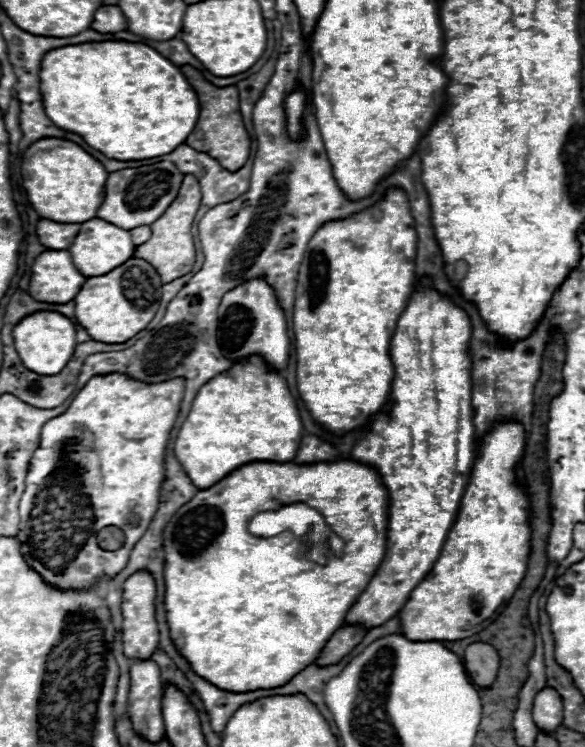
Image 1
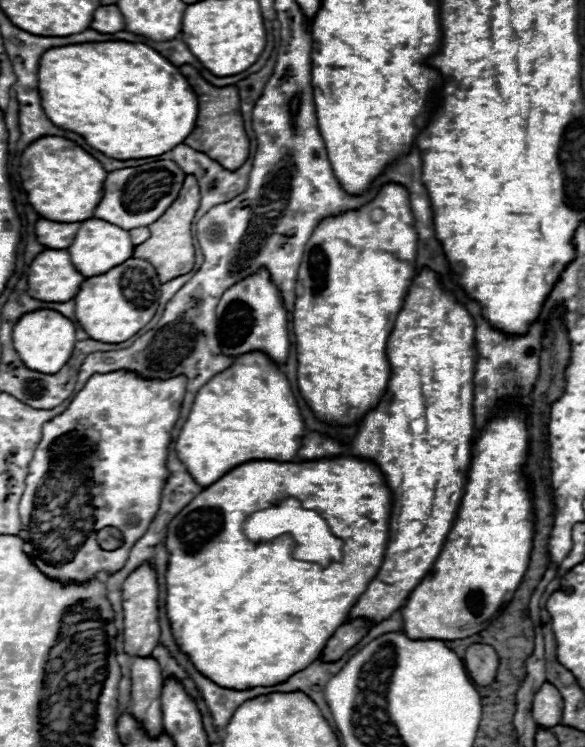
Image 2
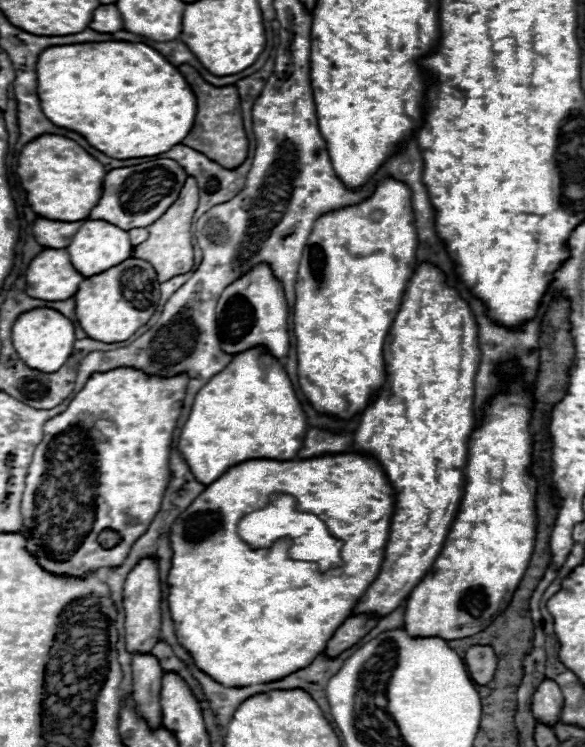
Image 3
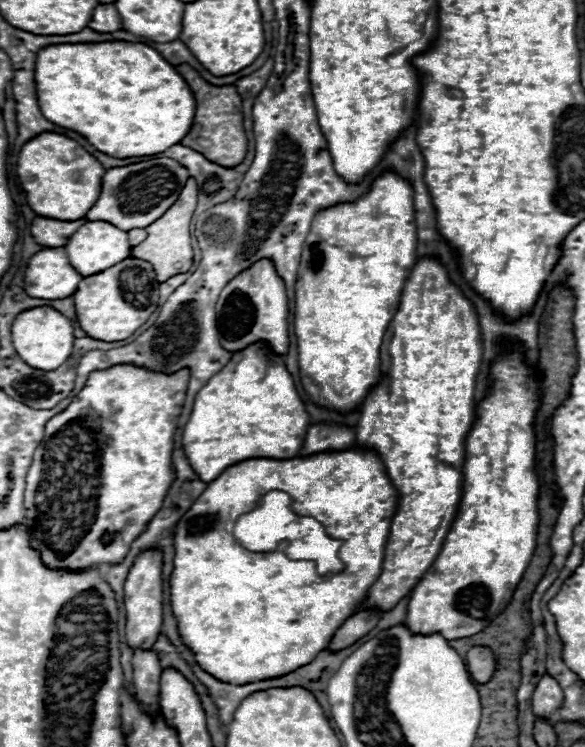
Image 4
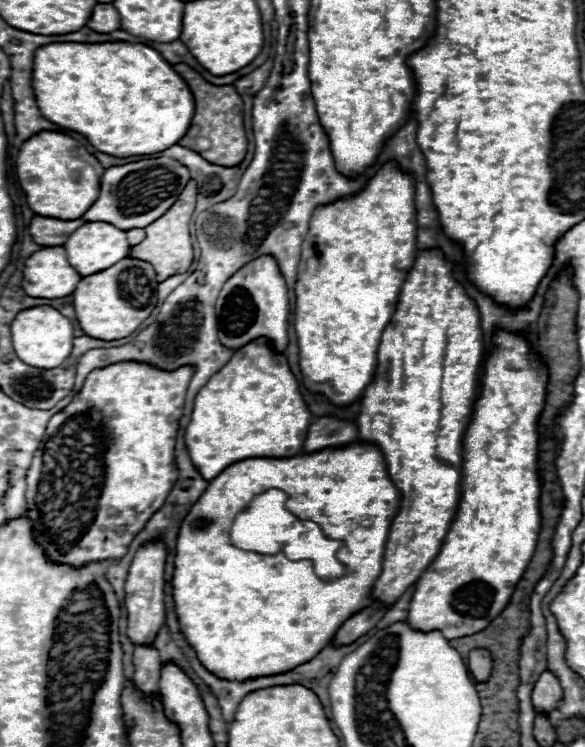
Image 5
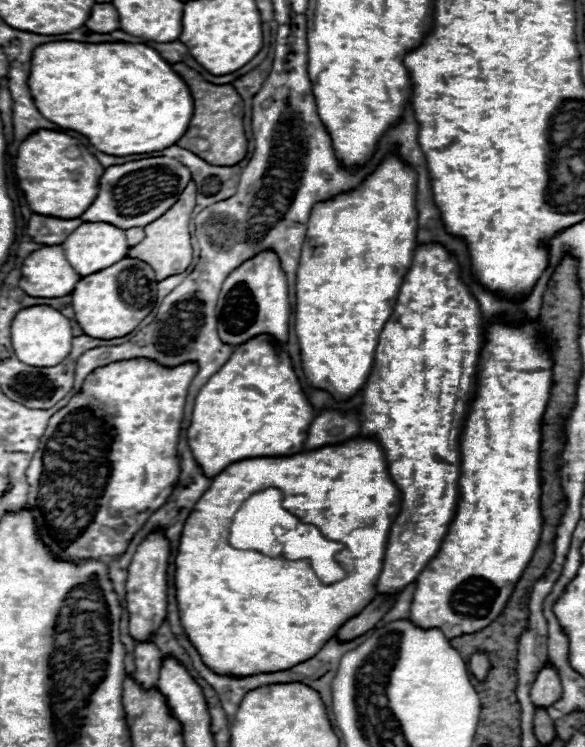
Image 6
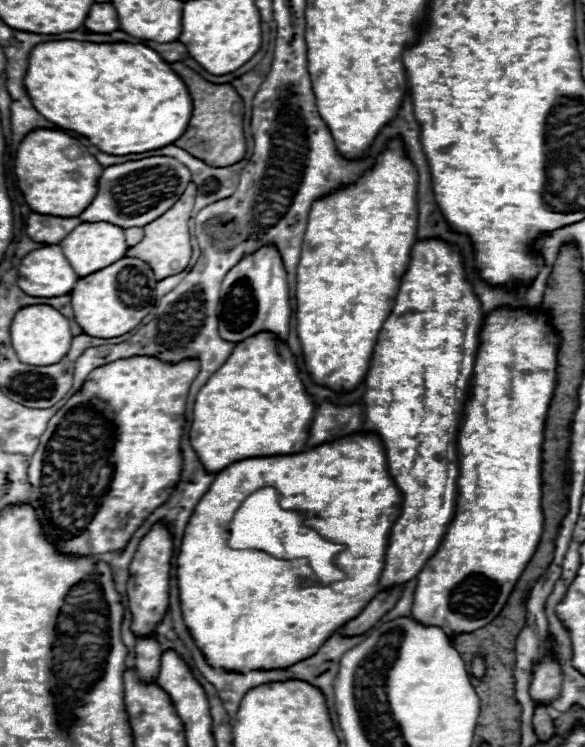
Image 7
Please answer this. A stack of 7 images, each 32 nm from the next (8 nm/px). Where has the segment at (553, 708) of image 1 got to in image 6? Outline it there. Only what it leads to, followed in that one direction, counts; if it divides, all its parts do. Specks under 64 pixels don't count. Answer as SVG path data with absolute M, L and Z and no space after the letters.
M548 664L542 668L542 672L538 672L530 696L534 700L536 708L550 708L554 706L554 702L560 700L562 696L562 686L560 686L560 676L554 668L550 668Z

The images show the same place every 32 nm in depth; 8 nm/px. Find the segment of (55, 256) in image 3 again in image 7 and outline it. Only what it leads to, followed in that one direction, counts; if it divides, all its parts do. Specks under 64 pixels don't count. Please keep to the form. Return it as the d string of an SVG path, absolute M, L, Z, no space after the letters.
M60 246L32 250L18 266L18 286L36 298L66 296L78 282L78 274L68 264Z

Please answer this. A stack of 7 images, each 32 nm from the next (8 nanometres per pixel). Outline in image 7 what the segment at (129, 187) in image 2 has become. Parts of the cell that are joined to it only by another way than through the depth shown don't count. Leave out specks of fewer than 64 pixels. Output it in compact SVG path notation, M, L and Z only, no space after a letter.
M152 156L104 168L98 180L98 196L78 218L82 222L110 222L120 228L146 226L172 208L190 182L190 170L174 158Z

